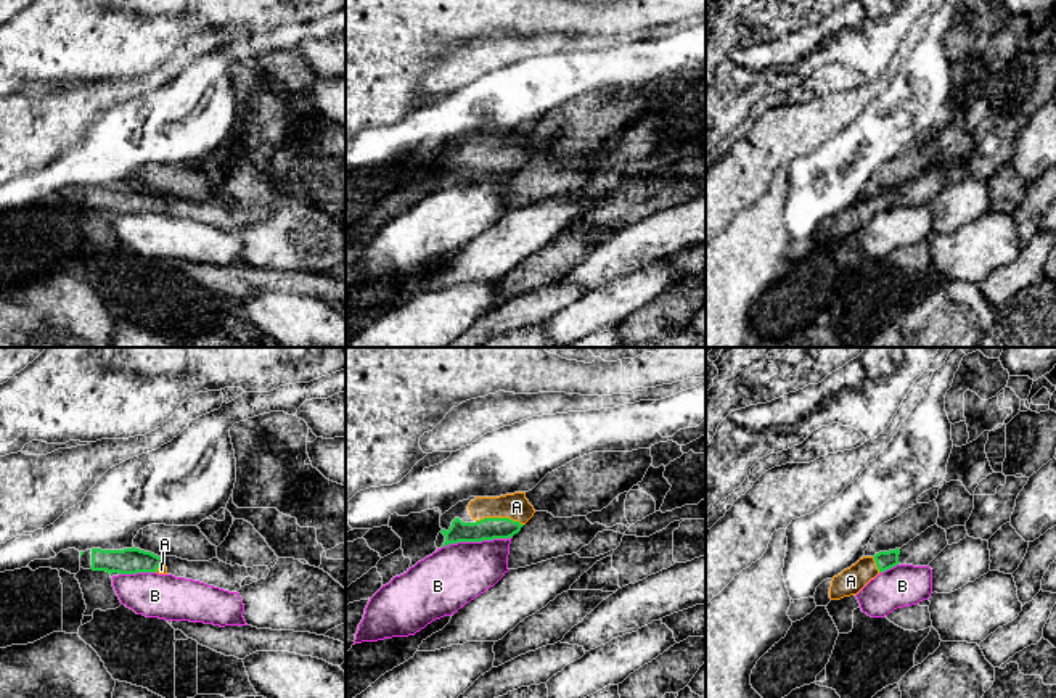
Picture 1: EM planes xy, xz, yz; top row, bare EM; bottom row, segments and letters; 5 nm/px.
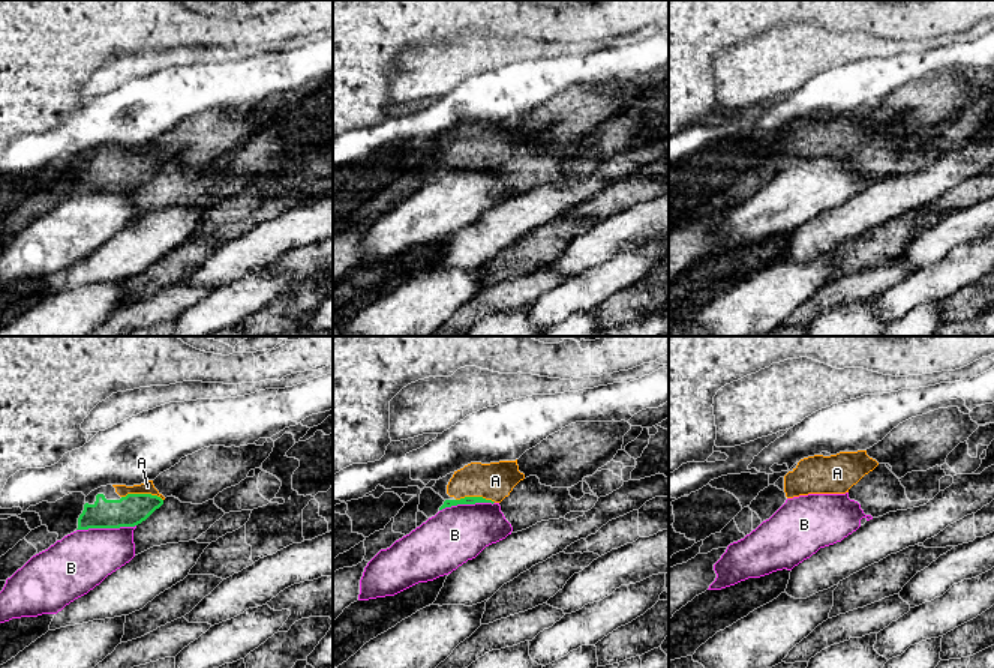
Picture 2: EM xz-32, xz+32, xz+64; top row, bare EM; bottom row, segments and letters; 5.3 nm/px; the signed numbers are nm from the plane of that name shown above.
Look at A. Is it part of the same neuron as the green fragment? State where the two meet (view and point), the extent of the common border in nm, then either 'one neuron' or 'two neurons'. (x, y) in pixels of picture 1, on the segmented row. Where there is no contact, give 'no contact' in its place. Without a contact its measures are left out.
xz (500, 518) | 240 nm | one neuron

